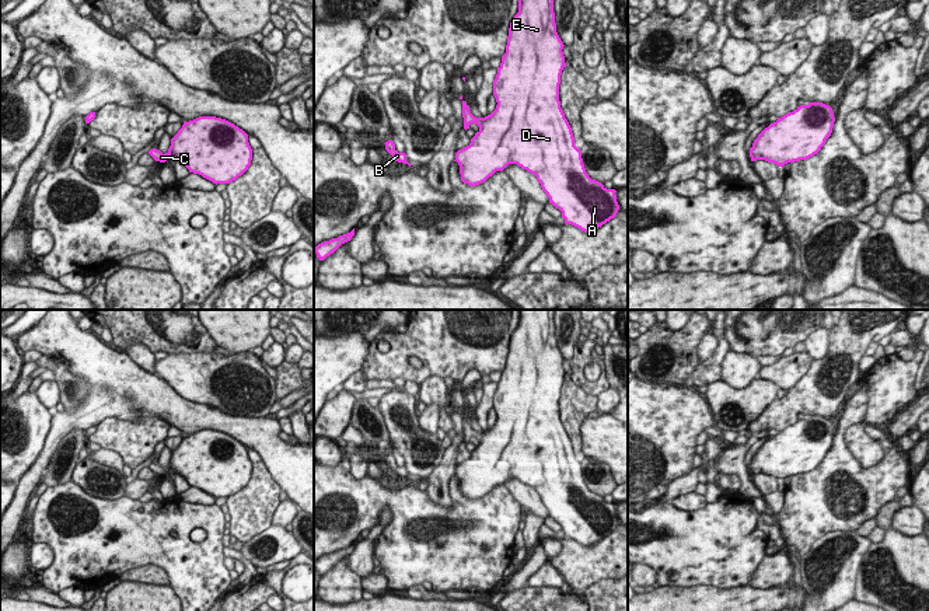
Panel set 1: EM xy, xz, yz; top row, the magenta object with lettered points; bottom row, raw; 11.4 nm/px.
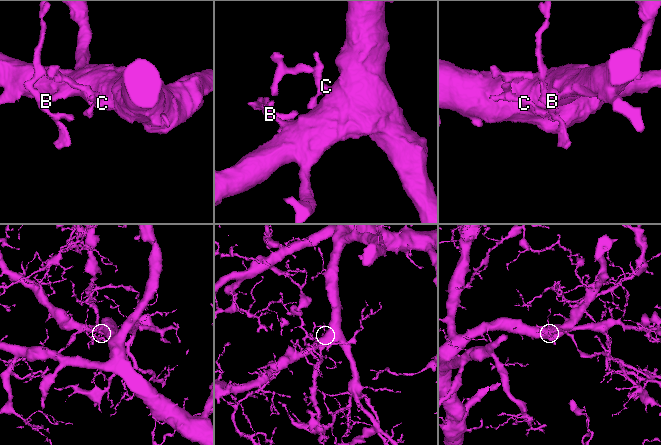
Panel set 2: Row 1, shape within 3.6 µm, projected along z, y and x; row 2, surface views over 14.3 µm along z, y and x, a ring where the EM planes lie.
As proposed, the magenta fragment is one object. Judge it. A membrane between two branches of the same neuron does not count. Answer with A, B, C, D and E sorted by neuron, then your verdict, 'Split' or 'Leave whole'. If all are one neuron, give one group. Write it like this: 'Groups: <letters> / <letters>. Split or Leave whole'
Groups: A B C D E. Leave whole

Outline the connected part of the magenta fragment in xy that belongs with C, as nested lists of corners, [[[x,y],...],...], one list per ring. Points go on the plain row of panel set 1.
[[[199,430],[184,436],[165,468],[156,462],[149,468],[160,476],[165,476],[168,471],[178,474],[189,486],[199,488],[216,499],[235,495],[252,474],[248,448],[234,437],[216,430]]]

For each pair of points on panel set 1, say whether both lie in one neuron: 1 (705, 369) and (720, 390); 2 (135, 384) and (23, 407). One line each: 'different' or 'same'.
1: different
2: different

